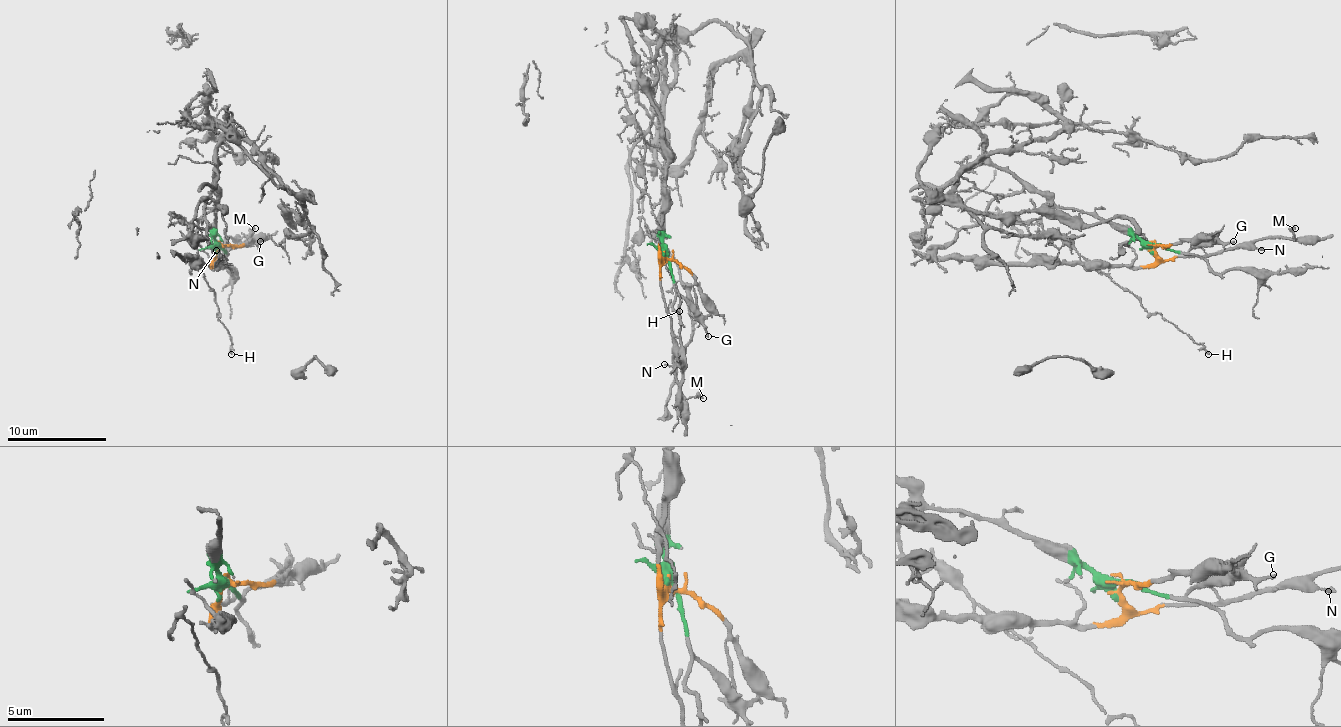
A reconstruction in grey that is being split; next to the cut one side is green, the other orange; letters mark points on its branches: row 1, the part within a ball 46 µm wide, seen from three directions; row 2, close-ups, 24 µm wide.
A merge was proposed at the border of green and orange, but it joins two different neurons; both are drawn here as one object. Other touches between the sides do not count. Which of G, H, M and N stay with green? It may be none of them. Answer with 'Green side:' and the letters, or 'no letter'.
Green side: G, H

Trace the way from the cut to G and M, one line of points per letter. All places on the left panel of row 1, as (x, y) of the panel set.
G: (216, 248), (221, 245), (228, 253), (238, 245), (260, 240)
M: (218, 248), (213, 260), (226, 248), (226, 238), (238, 238), (255, 228)

